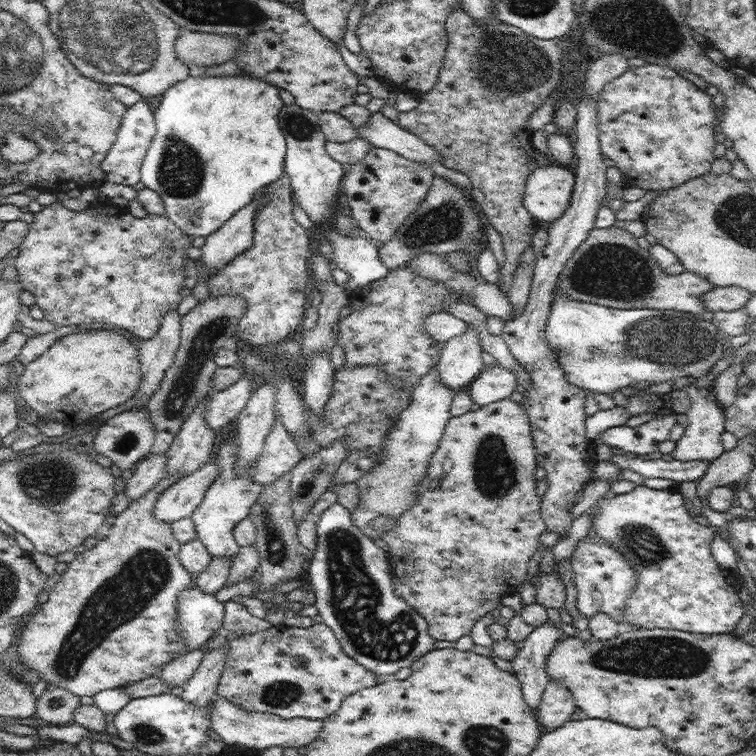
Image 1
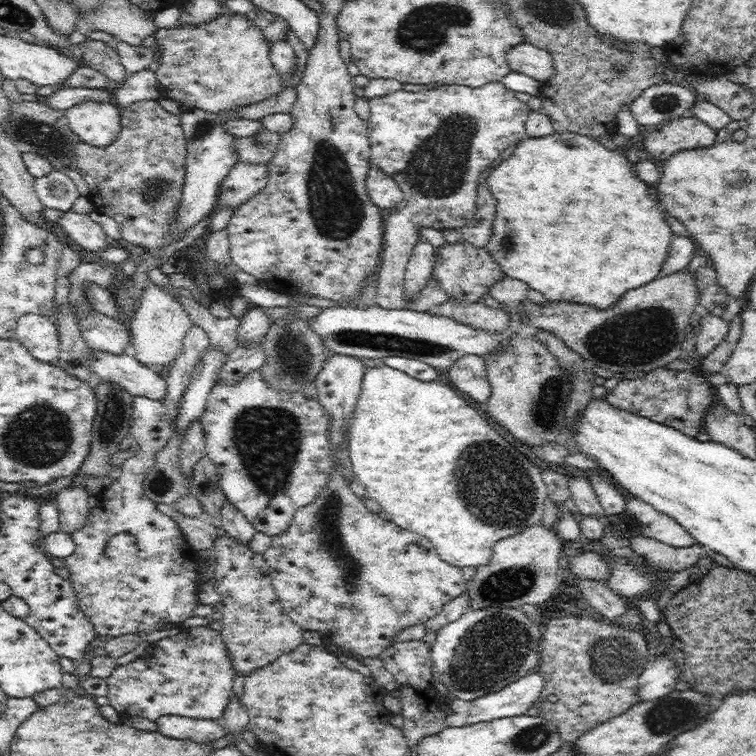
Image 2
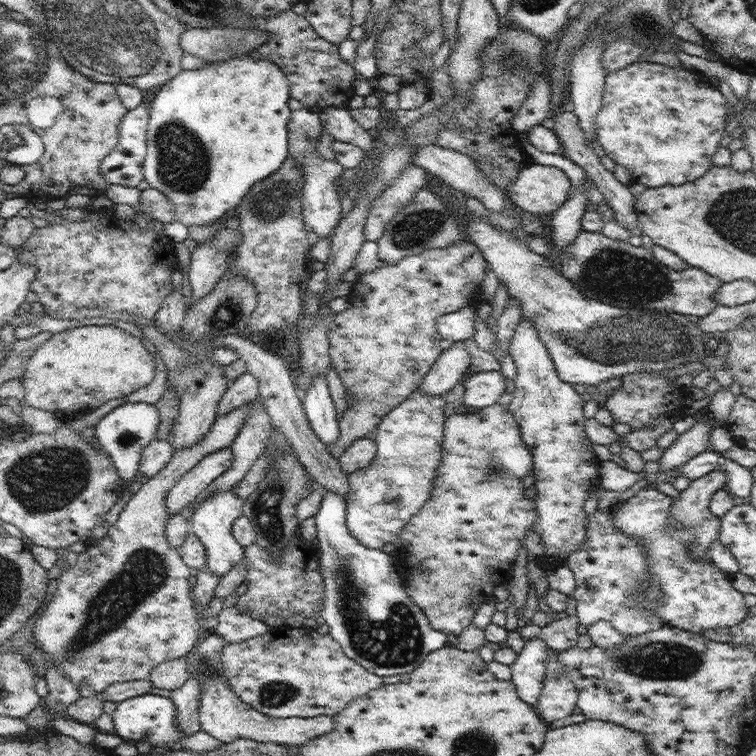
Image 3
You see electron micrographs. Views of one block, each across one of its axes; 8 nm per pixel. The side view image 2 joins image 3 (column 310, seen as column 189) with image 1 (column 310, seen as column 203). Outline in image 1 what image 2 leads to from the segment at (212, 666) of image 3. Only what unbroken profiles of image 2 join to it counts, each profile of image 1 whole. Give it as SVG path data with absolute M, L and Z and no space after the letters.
M216 694L212 698L212 711L210 711L210 724L212 730L220 735L220 738L231 748L256 748L263 750L271 746L299 748L309 745L316 740L320 730L324 728L324 719L309 719L296 717L285 719L272 713L242 709L240 705L232 703L228 698Z

